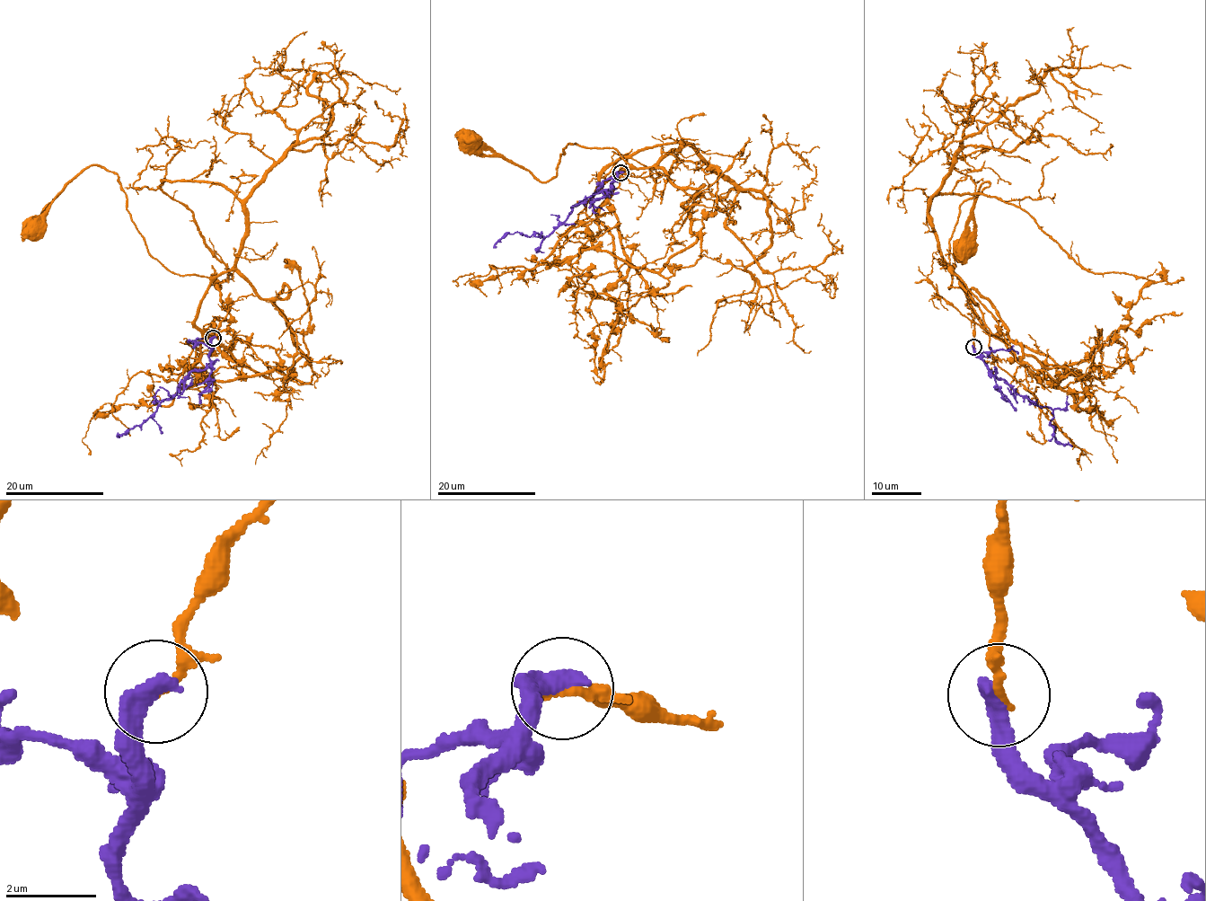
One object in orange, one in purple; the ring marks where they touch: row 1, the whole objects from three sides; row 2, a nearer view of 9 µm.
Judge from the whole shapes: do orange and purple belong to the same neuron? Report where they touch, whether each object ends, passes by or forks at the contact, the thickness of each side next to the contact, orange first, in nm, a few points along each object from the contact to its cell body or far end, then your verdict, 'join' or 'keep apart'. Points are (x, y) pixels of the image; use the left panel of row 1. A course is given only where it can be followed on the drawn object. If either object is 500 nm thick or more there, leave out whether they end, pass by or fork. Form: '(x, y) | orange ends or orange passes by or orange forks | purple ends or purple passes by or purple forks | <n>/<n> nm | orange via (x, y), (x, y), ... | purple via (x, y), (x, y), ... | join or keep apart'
(213, 338) | orange ends | purple ends | 190/440 nm | orange via (213, 338), (226, 311), (256, 289), (232, 270), (170, 272), (150, 253), (116, 173), (85, 168), (34, 226) | purple via (213, 338), (208, 366), (195, 369), (185, 376), (171, 398), (165, 399), (139, 425), (117, 437) | keep apart

